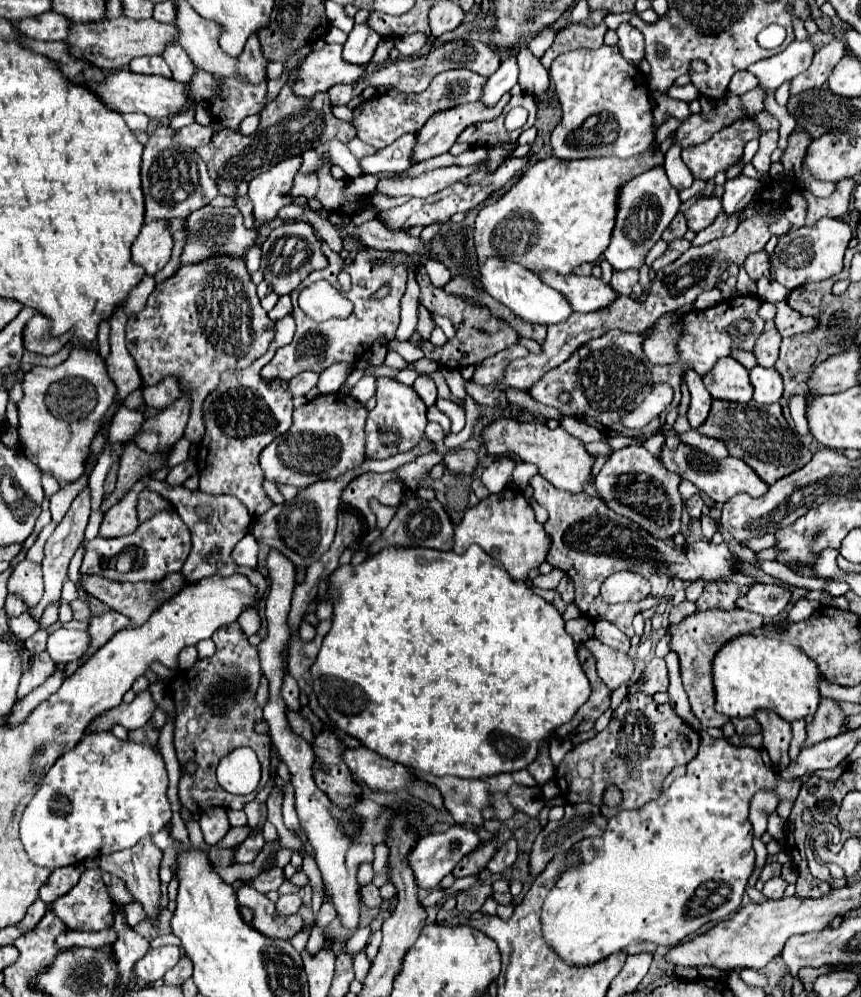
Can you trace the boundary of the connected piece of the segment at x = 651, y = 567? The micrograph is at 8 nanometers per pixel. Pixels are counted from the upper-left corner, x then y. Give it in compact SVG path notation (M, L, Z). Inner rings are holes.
M534 476L530 480L530 486L534 490L534 500L550 514L548 522L544 524L544 530L552 540L546 562L566 572L576 584L576 596L572 604L592 622L608 620L630 638L634 636L634 616L660 602L670 578L678 576L684 580L720 580L722 576L732 576L736 570L732 560L734 554L728 550L726 544L714 546L710 542L694 542L688 544L684 552L674 546L670 538L668 542L656 542L656 538L648 538L648 534L644 534L634 522L628 522L628 518L624 516L612 514L612 510L608 510L608 506L604 506L600 498L558 490L550 482L544 482L544 478L540 476ZM618 570L636 570L644 574L652 584L650 596L640 602L606 604L600 596L600 586L610 574Z

